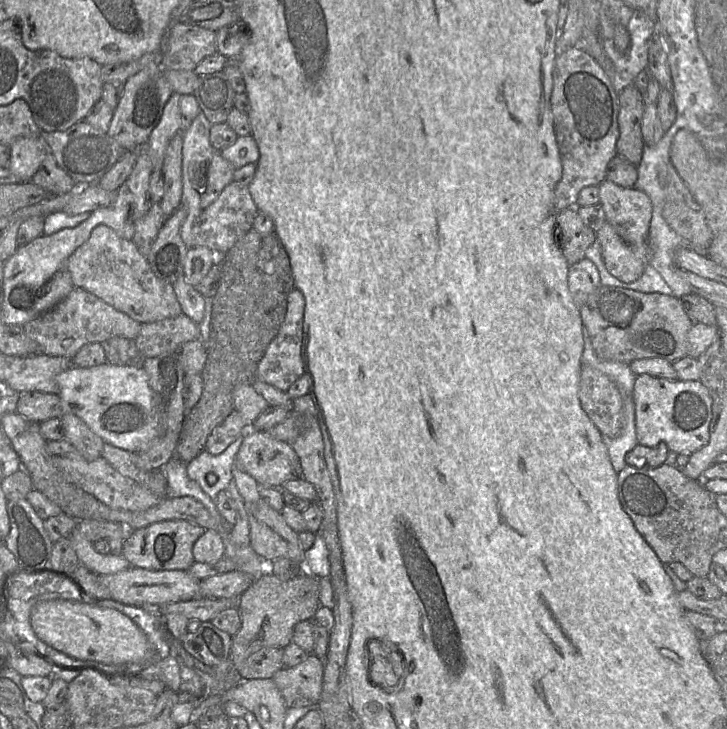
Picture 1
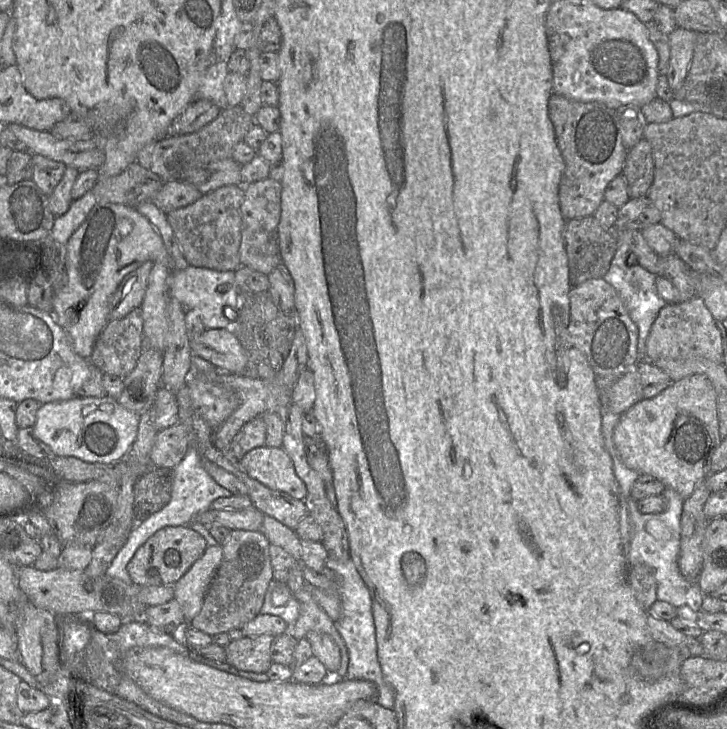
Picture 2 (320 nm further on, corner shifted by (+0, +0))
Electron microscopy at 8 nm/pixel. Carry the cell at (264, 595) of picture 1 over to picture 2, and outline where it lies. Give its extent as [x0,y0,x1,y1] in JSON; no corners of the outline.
[225,635,272,673]

